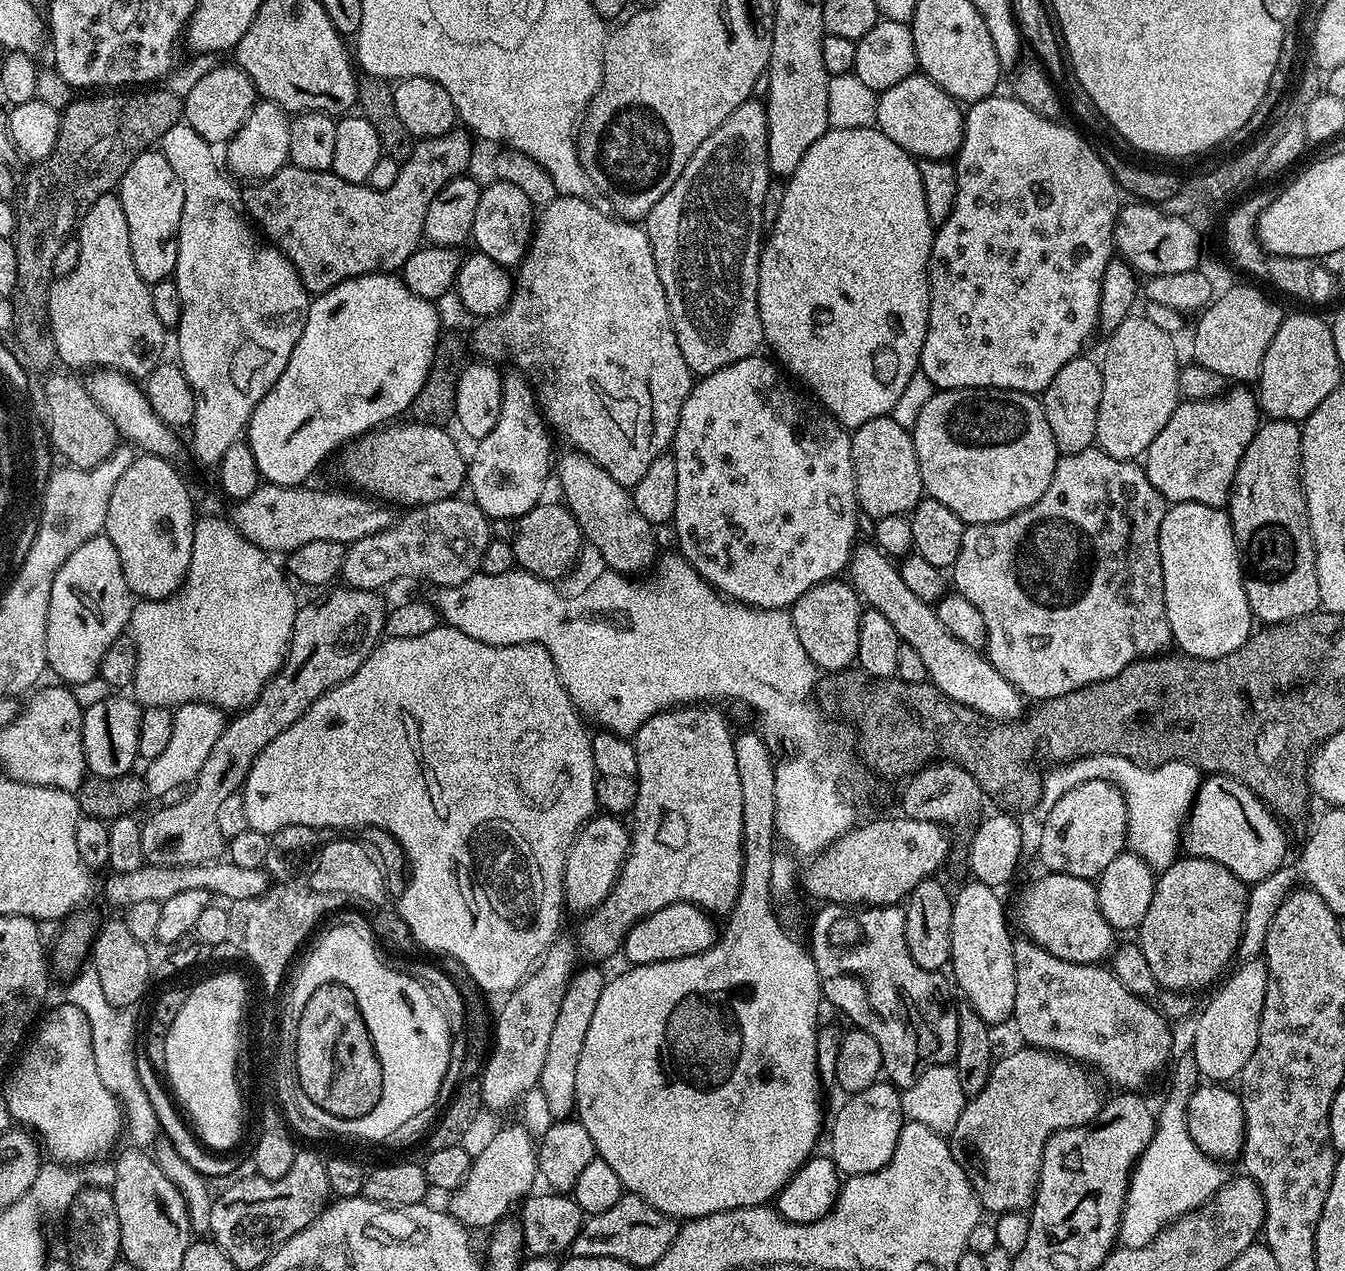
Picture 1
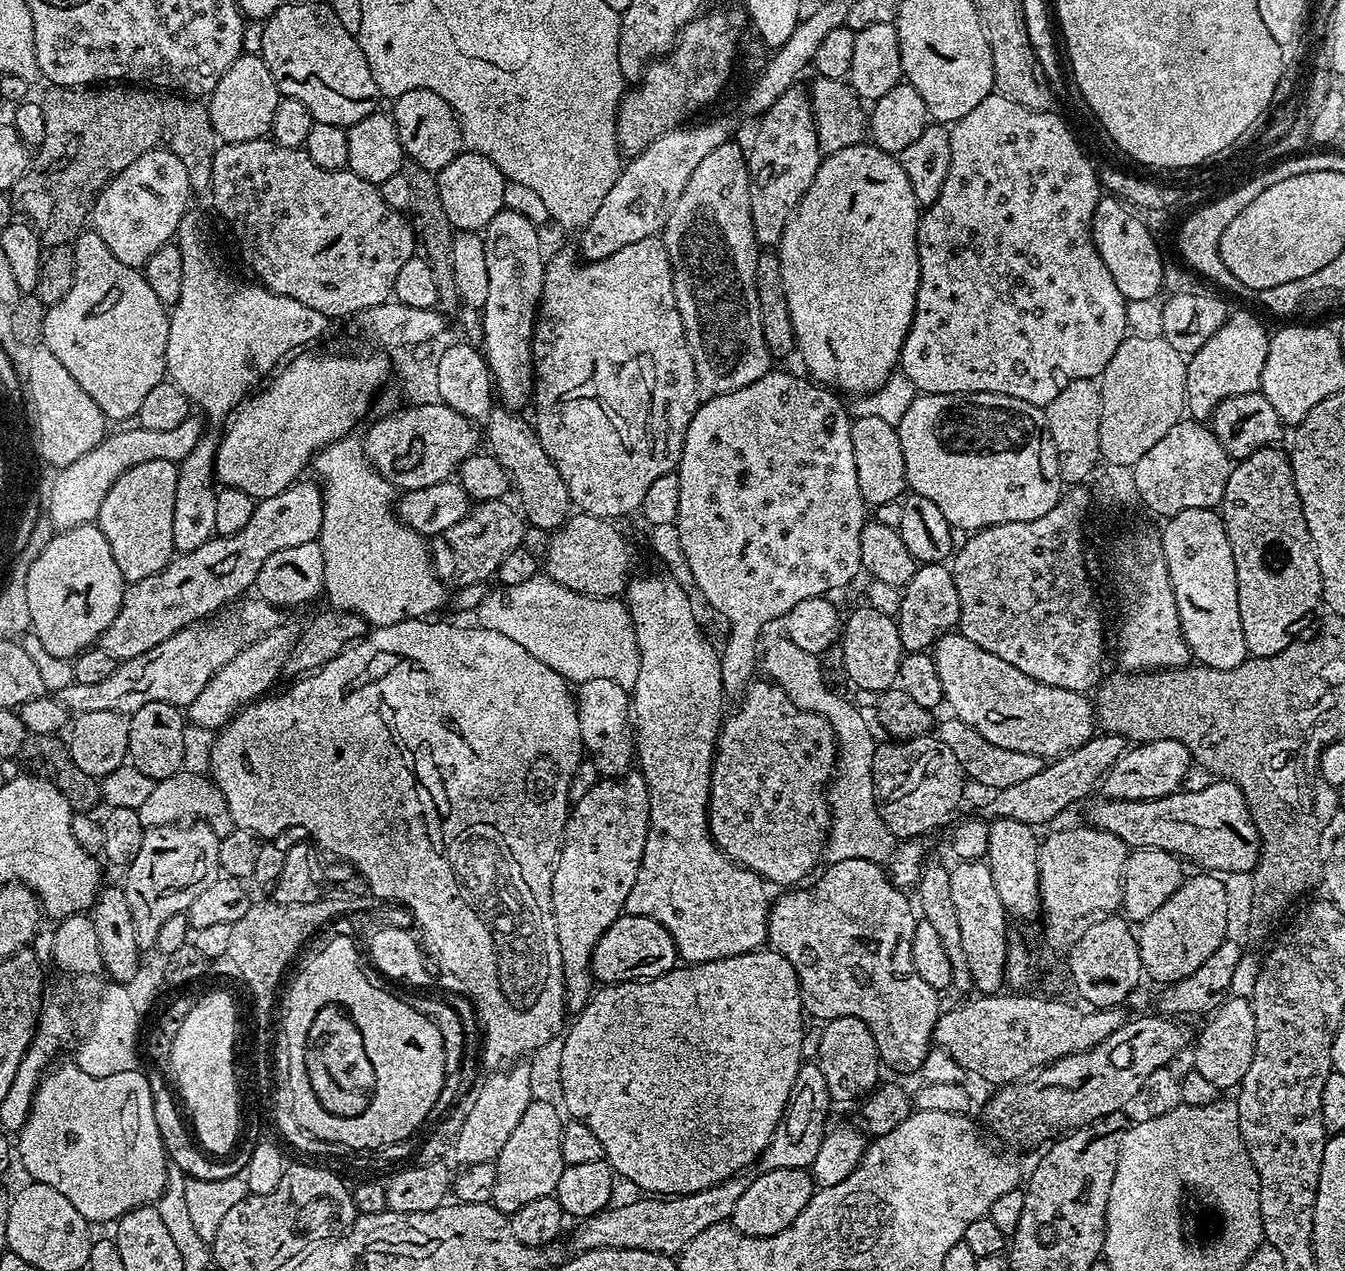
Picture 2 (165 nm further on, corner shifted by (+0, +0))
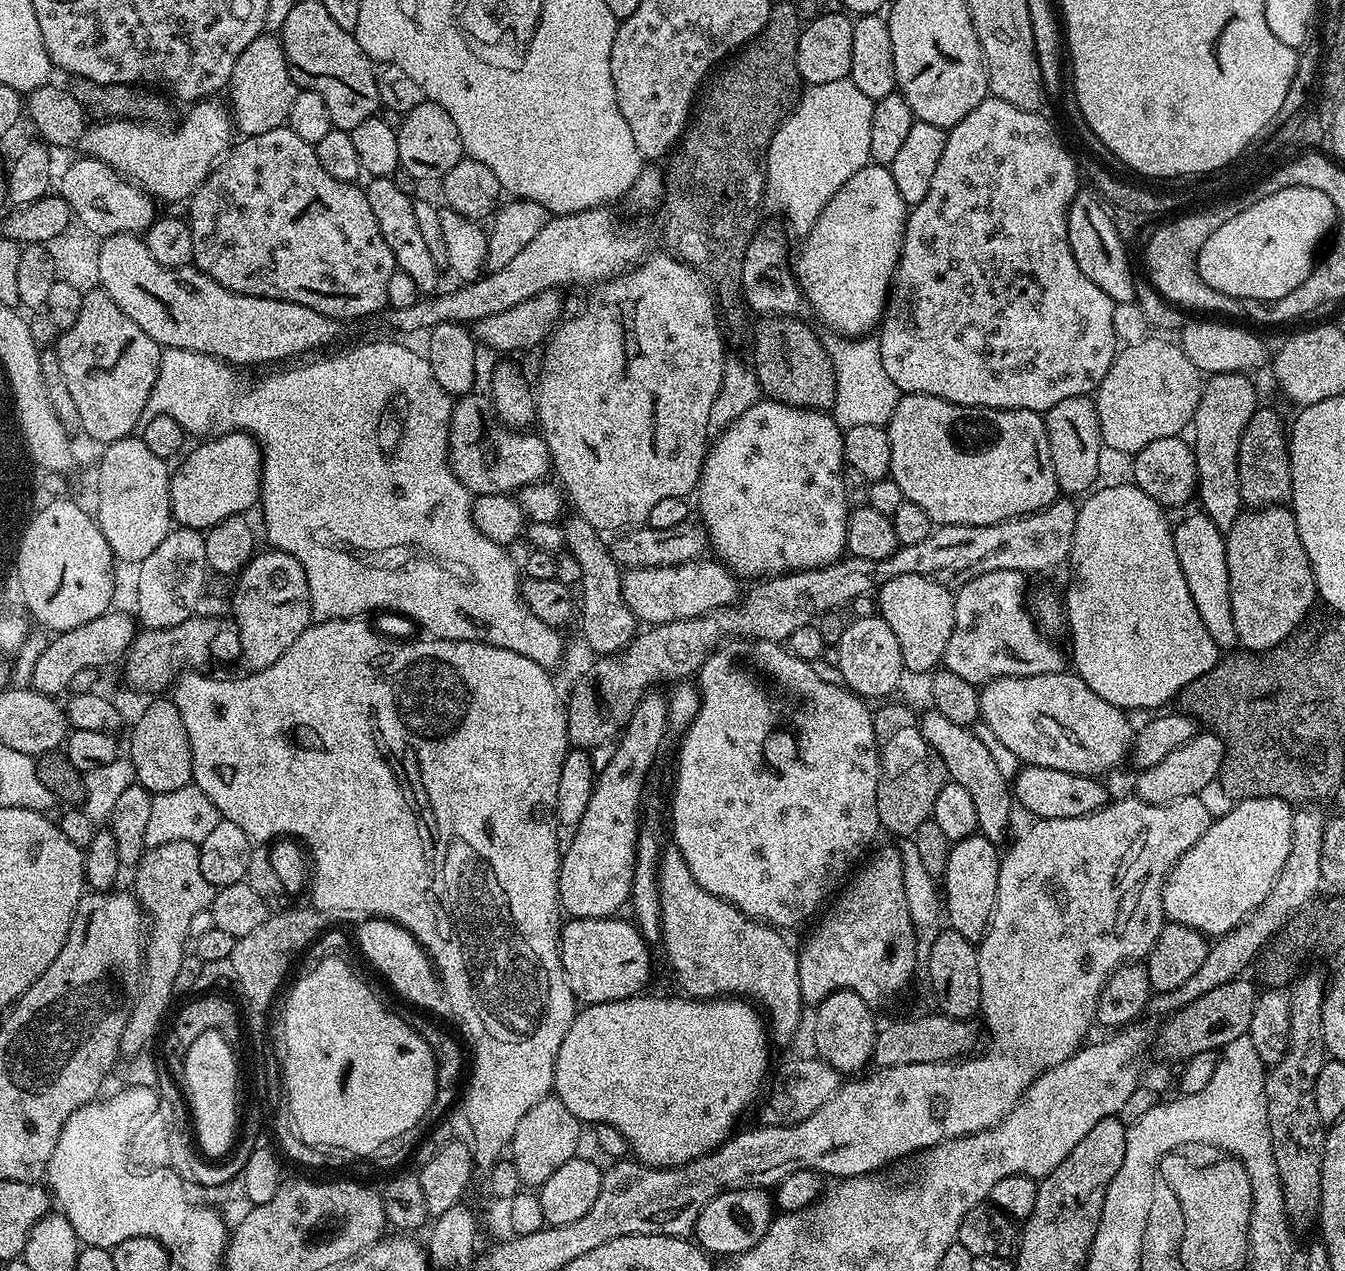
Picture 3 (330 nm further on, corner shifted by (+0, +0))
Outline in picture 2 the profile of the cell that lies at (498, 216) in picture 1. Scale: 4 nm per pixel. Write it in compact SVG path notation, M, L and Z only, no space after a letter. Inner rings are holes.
M507 210L494 214L494 218L490 218L488 227L483 229L482 235L484 238L484 249L486 250L486 271L490 274L490 290L486 297L482 309L482 315L480 318L480 326L482 329L482 337L484 336L484 344L482 343L482 351L484 354L484 360L488 363L488 371L492 373L492 382L500 395L502 393L501 400L507 407L514 410L524 410L524 407L529 407L530 401L534 396L534 365L532 363L532 334L536 331L536 313L538 311L538 305L540 303L540 295L544 289L544 266L546 263L546 256L540 253L540 232L541 229L537 225L530 222L528 216L523 216L517 212L509 212Z

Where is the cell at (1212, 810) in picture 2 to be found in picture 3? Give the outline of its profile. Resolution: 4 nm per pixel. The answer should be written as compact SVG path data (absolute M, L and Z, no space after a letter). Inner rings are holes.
M1029 764L1021 767L1010 787L1017 805L1020 804L1032 818L1082 818L1086 814L1105 808L1110 803L1108 788L1103 779L1082 774L1070 774L1066 770L1050 770L1046 766Z

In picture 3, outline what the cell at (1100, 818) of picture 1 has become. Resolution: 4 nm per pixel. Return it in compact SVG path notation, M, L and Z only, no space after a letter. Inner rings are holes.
M1197 731L1195 738L1186 742L1186 746L1178 746L1178 750L1174 750L1174 754L1166 754L1166 758L1158 762L1158 766L1150 766L1139 773L1135 795L1147 804L1165 804L1178 798L1199 796L1204 787L1218 779L1223 761L1222 738L1215 732Z

